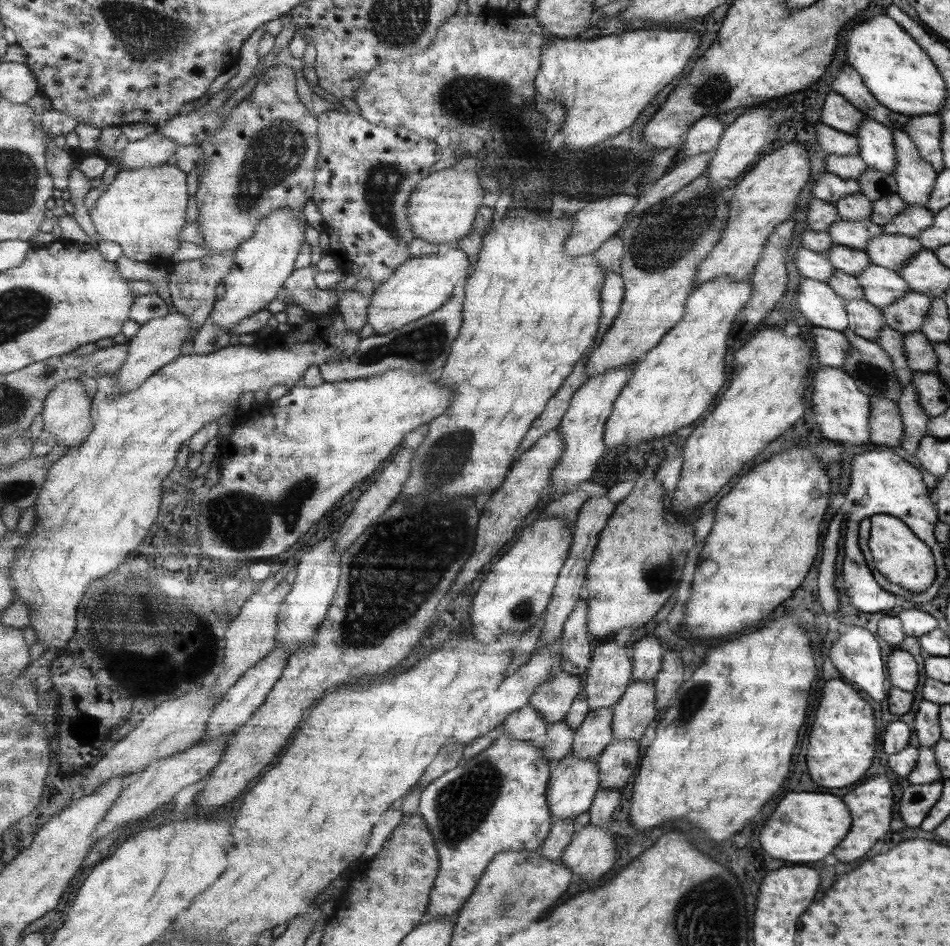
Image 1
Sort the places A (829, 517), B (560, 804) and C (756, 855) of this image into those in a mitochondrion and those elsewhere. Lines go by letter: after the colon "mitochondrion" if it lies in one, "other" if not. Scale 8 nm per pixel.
A: other
B: other
C: other

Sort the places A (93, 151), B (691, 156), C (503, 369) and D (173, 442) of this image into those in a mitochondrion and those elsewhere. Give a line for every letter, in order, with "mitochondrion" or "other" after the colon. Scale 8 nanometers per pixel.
A: other
B: other
C: other
D: other

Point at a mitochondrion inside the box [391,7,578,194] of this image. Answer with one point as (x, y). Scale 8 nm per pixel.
(449, 95)

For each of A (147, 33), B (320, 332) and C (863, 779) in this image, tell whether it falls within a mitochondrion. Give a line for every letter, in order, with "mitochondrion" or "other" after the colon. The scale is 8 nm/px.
A: mitochondrion
B: other
C: other

